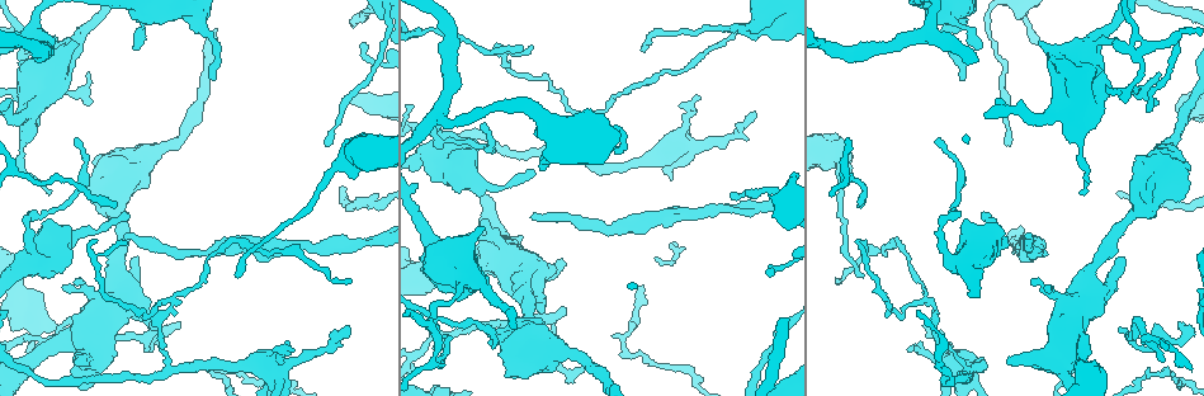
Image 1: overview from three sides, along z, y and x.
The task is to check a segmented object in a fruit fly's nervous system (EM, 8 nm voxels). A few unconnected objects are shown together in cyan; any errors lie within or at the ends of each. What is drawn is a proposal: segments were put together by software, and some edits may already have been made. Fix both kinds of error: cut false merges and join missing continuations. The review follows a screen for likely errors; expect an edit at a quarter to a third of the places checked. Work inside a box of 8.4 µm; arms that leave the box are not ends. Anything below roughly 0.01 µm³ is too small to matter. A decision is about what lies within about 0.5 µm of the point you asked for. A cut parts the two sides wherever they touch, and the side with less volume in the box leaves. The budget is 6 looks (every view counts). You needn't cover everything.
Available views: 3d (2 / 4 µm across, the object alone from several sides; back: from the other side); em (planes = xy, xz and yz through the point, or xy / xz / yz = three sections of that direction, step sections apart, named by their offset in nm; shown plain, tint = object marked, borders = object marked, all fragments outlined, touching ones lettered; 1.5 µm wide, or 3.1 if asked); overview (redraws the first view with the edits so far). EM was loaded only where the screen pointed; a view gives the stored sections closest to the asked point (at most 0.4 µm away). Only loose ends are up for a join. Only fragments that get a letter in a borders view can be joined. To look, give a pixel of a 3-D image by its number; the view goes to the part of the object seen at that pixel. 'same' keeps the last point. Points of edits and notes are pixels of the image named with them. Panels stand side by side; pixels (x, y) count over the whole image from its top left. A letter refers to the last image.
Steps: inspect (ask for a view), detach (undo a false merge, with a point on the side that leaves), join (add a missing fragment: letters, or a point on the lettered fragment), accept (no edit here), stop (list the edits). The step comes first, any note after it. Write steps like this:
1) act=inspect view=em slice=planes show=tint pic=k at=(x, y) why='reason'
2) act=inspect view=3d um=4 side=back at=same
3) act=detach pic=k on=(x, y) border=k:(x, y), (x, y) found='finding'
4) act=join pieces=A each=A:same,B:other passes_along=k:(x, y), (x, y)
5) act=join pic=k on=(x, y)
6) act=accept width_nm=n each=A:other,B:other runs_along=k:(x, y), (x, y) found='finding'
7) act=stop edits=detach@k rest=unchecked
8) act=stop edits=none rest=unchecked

act=inspect view=em slice=xz step=4 show=tint pic=1 at=(1128, 45) why='four or more arms meet'

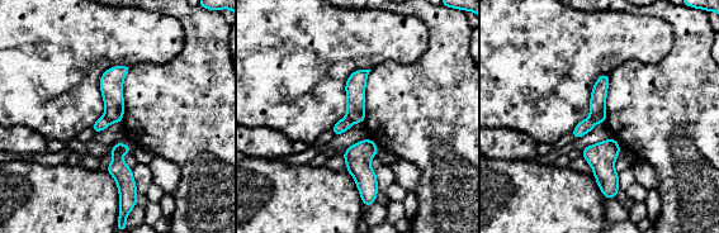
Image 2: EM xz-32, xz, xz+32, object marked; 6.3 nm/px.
act=inspect view=em slice=planes show=borders at=same why='cut it another way'

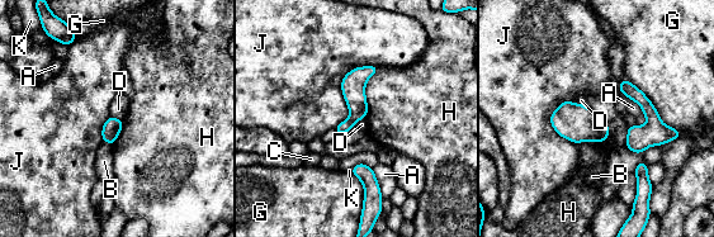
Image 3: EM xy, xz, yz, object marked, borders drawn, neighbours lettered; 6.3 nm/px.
act=detach pic=3 on=(345, 126) each=A:other,B:other,C:other,D:other,G:other,H:other,J:other,K:other found='two neurons meet here'

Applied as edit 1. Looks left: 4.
act=inspect view=em slice=planes show=borders pic=1 at=(532, 219)

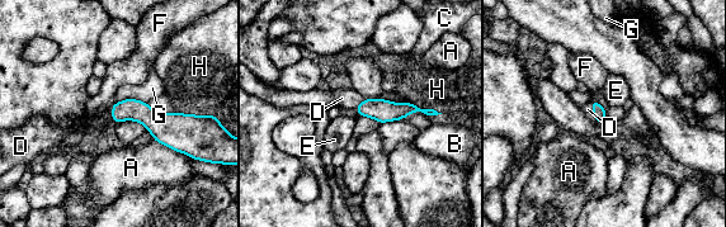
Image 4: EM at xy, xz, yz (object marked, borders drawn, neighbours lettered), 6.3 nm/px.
act=join pieces=D each=A:other,B:other,C:other,D:same,E:other,F:other,G:other,H:other found='it goes on there'

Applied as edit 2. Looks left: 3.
act=inspect view=em slice=planes show=tint pic=1 at=(859, 275) why='tapers out'

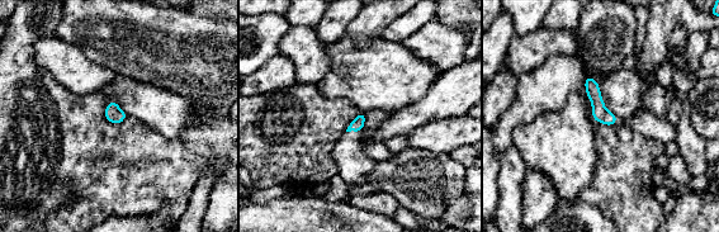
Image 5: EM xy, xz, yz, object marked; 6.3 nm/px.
act=inspect view=em slice=planes show=borders at=same why='see the neighbours'

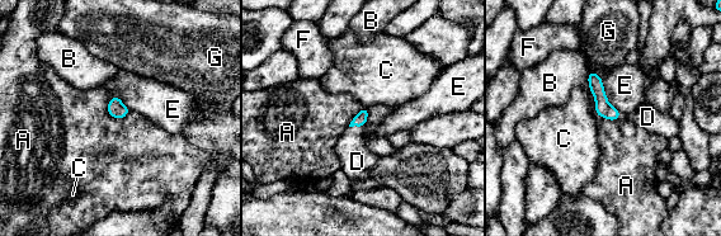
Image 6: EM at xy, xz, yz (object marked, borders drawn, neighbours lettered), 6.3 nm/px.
act=join pieces=D width_nm=80 each=A:other,B:other,C:other,D:same,E:other,F:other,G:other passes_along=6:(361, 118), (356, 124), (357, 161) found='the neuron continues'

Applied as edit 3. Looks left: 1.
act=stop edits=detach@3,join@4,join@6 rest=unchecked

